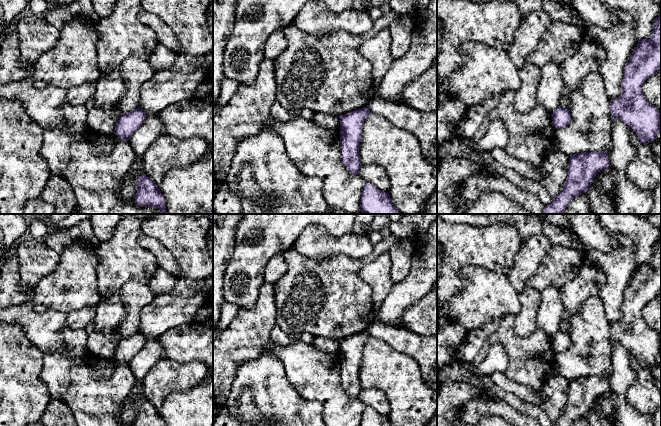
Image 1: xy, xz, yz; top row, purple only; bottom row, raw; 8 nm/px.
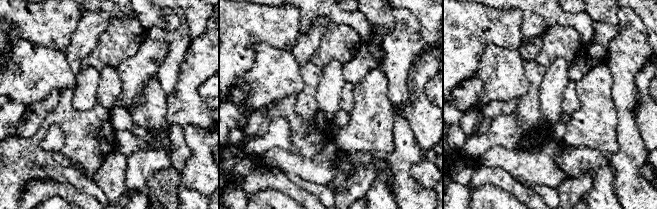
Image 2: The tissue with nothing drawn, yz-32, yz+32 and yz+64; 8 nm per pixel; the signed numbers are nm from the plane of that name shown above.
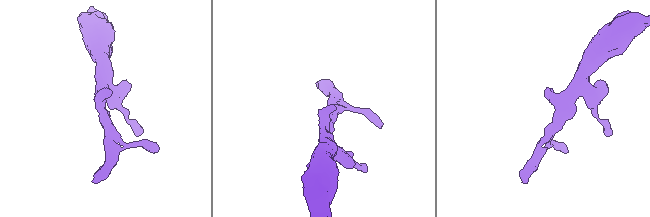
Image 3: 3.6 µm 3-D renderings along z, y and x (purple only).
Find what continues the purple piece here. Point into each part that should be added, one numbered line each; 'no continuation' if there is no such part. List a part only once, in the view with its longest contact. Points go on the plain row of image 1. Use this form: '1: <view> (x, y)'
no continuation

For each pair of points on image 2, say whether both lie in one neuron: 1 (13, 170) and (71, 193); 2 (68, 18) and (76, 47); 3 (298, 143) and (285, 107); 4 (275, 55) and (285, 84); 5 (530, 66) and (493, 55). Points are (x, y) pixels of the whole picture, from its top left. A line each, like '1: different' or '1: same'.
1: different
2: different
3: same
4: same
5: different

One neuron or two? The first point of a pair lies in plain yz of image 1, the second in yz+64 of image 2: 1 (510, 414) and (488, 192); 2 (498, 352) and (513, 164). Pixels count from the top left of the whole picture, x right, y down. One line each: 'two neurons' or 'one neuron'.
1: two neurons
2: two neurons

